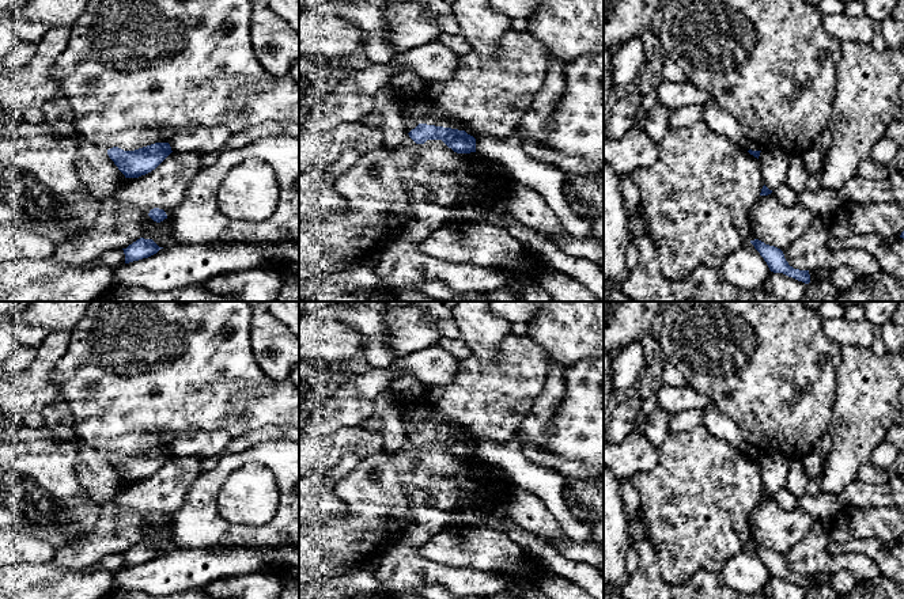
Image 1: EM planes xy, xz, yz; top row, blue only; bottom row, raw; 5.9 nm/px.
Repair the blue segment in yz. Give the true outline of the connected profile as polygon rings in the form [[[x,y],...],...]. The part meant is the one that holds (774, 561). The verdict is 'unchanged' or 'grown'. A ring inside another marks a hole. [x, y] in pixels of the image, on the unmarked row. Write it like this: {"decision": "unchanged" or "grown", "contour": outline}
{"decision": "unchanged", "contour": [[[759,543],[750,545],[750,547],[764,562],[771,576],[783,577],[805,588],[810,587],[809,575],[799,575],[799,573],[794,573],[793,570],[790,570],[780,553],[765,549],[764,546]]]}

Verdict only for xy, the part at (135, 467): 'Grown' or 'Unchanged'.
Unchanged

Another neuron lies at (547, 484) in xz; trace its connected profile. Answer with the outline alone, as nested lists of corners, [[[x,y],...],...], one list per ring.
[[[511,437],[504,443],[477,440],[476,456],[510,474],[514,488],[536,494],[559,522],[566,537],[572,541],[595,545],[587,524],[575,520],[563,497],[567,484],[559,471],[537,465],[525,456],[527,441]]]

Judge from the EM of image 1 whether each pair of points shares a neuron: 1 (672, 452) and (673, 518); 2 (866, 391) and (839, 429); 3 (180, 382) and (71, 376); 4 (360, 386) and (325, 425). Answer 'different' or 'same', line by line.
1: same
2: same
3: same
4: same

